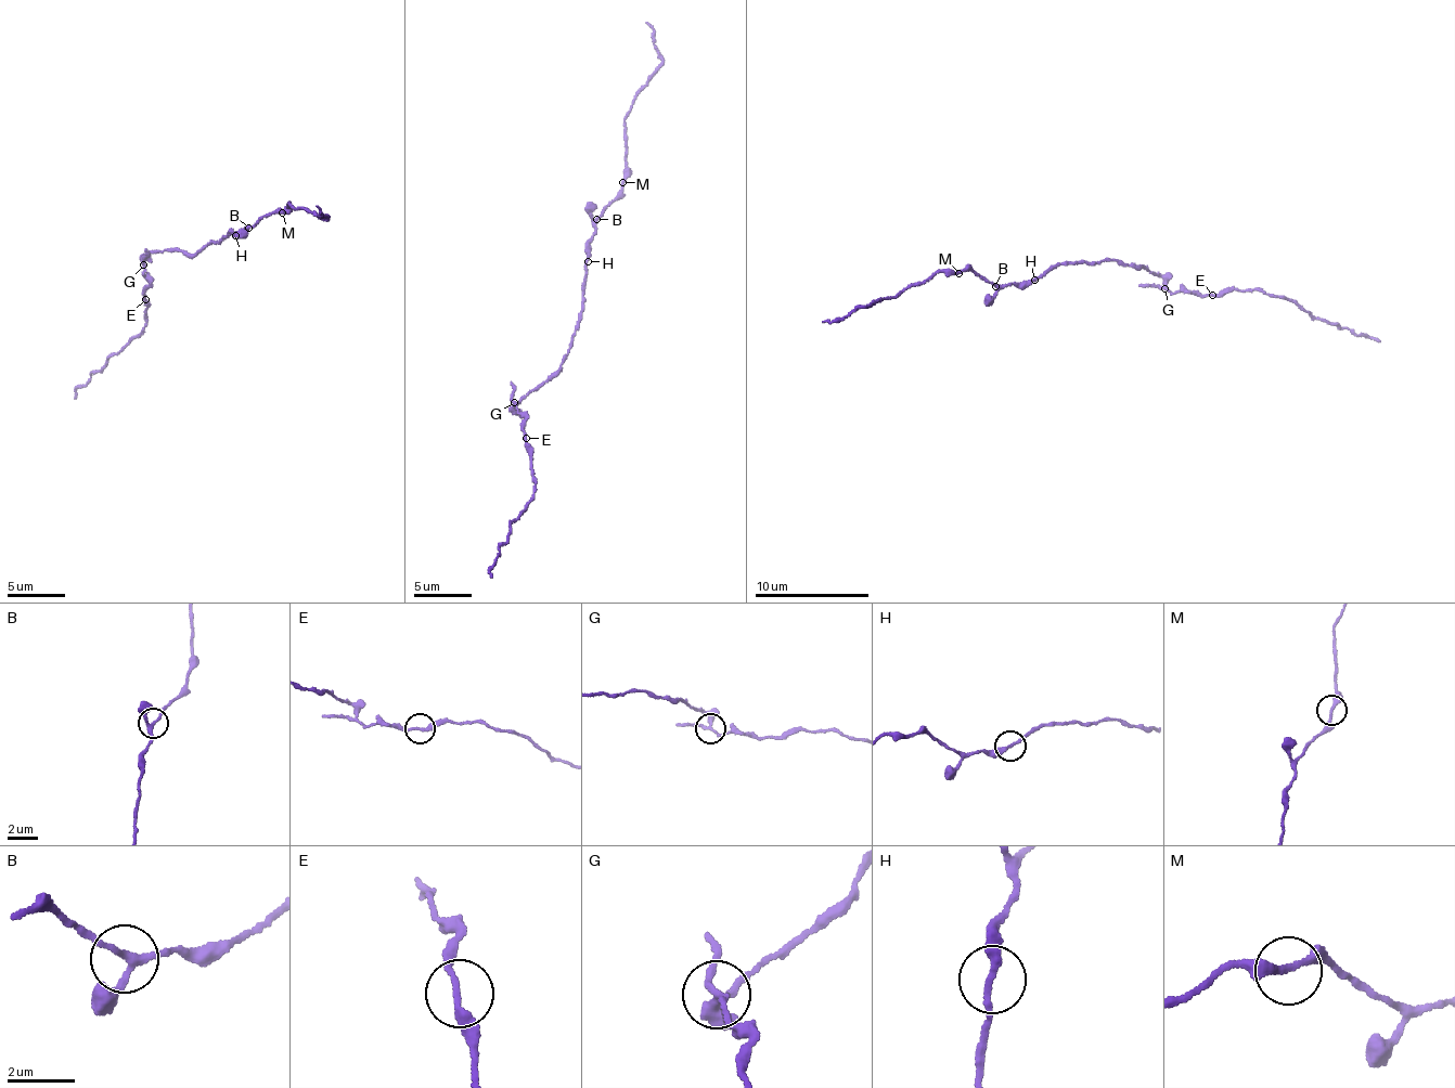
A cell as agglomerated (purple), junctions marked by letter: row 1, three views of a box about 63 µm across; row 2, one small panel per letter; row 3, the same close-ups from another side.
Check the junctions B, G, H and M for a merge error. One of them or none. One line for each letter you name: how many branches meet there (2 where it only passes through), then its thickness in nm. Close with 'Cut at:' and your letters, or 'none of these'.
G: Branches: 4. Thickness 200 nm
Cut at: G

